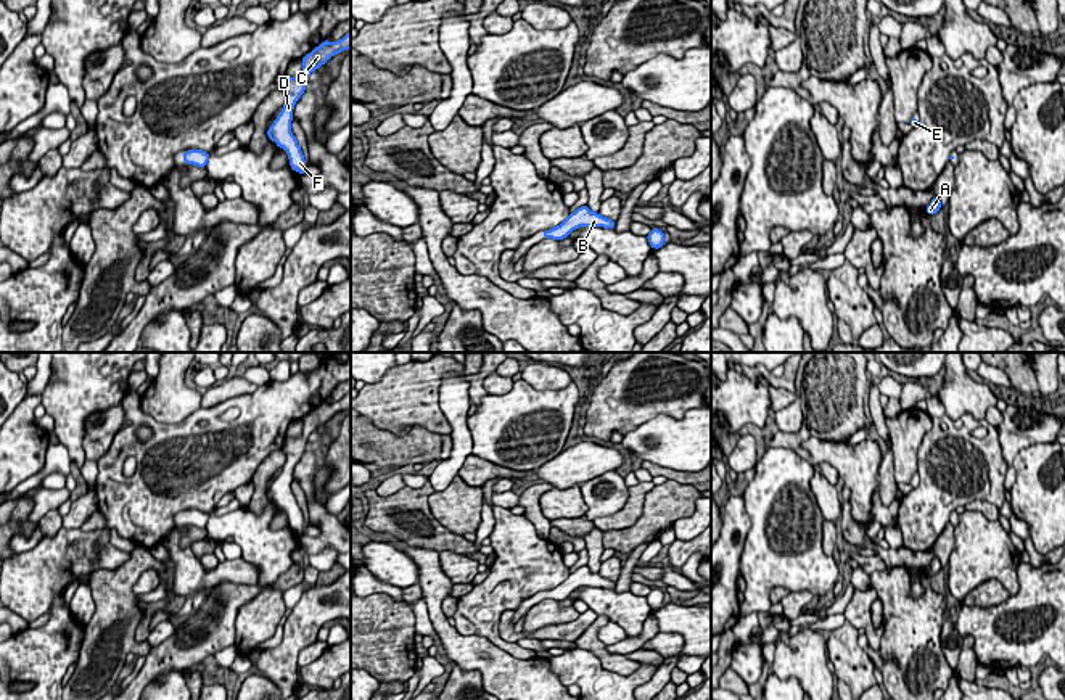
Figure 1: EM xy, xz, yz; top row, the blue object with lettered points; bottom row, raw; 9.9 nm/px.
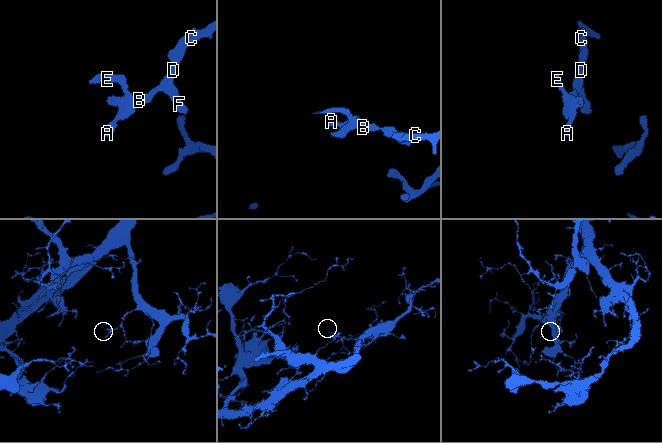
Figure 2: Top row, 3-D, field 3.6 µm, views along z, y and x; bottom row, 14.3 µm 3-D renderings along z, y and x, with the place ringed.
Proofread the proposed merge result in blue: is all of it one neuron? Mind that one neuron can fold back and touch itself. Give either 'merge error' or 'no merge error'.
no merge error

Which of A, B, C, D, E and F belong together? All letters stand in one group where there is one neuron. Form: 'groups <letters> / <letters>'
groups A B C D E F

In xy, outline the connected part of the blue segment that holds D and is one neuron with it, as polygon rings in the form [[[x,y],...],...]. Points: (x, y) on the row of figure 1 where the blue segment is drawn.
[[[347,32],[341,40],[328,42],[323,40],[310,53],[302,56],[302,72],[294,77],[285,77],[282,90],[286,93],[286,101],[282,106],[282,113],[275,117],[275,122],[269,127],[267,137],[275,142],[278,148],[283,148],[290,159],[290,167],[294,172],[304,175],[306,161],[298,145],[296,137],[291,132],[293,109],[296,101],[306,92],[306,84],[309,82],[309,74],[317,71],[331,56],[339,55],[343,50],[351,50],[351,32]]]

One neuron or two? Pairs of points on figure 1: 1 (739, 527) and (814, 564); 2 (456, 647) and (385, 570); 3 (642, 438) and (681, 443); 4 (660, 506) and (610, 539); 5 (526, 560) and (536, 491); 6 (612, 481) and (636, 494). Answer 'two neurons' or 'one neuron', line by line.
1: two neurons
2: two neurons
3: one neuron
4: one neuron
5: two neurons
6: two neurons

